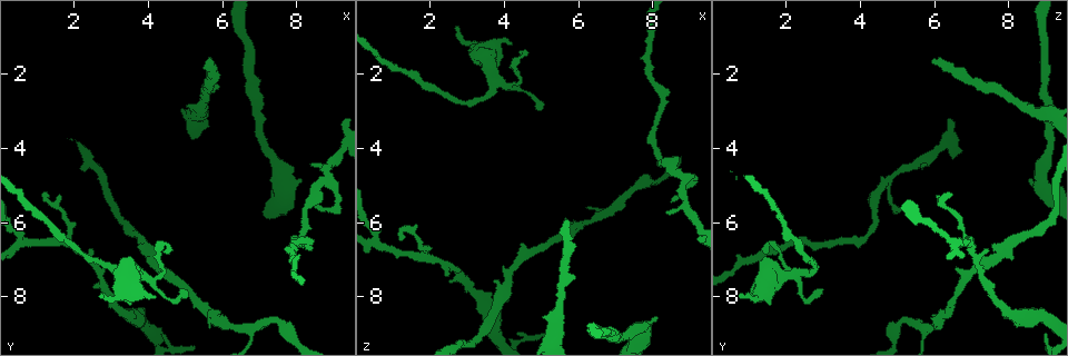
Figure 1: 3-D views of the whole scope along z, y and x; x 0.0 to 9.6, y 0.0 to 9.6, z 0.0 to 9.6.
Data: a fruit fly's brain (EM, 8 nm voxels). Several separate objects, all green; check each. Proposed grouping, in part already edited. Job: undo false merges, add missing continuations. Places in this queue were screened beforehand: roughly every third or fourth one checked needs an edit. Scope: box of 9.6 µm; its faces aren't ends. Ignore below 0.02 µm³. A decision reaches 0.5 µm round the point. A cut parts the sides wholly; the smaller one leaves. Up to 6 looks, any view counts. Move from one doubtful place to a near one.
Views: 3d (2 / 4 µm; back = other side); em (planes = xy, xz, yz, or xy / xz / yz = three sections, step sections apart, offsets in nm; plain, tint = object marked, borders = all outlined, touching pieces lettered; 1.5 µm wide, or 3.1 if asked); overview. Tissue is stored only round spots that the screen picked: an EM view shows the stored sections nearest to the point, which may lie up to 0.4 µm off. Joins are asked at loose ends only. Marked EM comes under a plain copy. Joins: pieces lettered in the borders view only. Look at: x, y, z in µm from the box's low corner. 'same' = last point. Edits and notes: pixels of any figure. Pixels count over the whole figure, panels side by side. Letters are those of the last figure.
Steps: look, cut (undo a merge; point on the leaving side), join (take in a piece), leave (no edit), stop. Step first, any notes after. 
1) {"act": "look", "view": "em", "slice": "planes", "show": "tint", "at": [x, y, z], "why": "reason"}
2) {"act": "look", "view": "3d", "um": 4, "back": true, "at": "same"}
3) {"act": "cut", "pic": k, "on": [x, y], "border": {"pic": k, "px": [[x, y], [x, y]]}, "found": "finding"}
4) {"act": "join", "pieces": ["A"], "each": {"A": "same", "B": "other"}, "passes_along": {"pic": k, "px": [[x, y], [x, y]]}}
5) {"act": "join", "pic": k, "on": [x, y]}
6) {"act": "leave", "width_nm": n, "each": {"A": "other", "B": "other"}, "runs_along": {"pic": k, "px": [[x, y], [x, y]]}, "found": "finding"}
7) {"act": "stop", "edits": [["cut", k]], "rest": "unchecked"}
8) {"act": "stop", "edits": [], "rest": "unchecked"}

{"act": "look", "view": "em", "slice": "yz", "step": 4, "show": "borders", "at": [4.95, 7.75, 3.00], "why": "tapers out"}

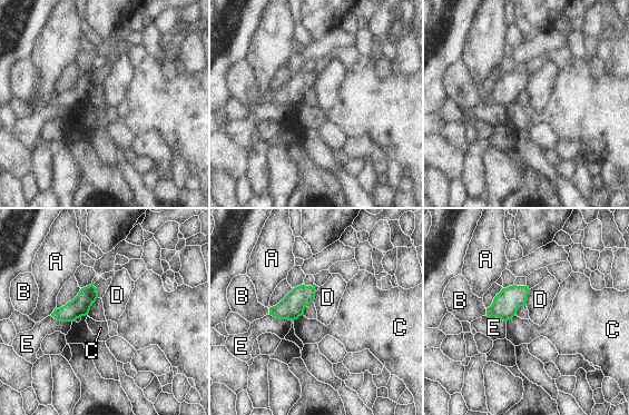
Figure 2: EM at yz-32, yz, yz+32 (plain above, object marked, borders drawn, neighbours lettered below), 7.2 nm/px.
{"act": "look", "view": "em", "slice": "planes", "show": "borders", "at": "same", "why": "cut it another way"}

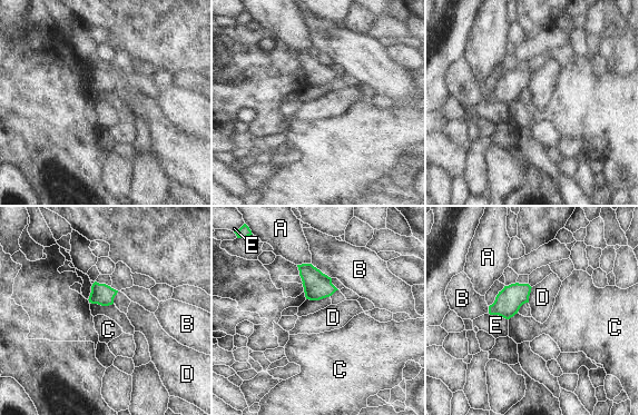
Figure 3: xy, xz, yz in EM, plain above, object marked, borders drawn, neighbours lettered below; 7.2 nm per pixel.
{"act": "leave", "width_nm": 160, "each": {"A": "other", "B": "other", "C": "other", "D": "other", "E": "other"}, "found": "none of them fits"}

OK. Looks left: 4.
{"act": "look", "view": "3d", "um": 2, "back": true, "at": [1.30, 5.15, 6.40], "why": "branch stops here"}

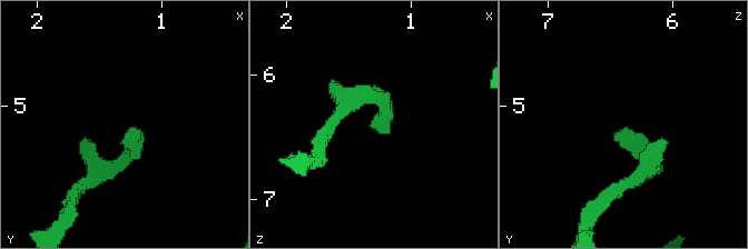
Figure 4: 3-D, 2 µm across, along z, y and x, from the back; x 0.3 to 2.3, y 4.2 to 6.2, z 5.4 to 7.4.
{"act": "look", "view": "em", "slice": "planes", "show": "tint", "at": [1.28, 5.20, 6.48], "why": "need the tissue"}

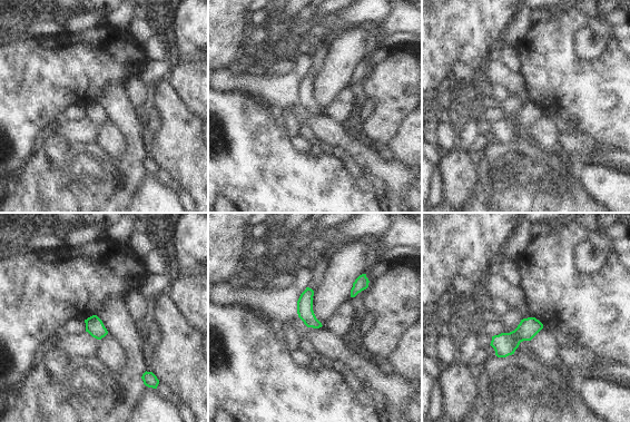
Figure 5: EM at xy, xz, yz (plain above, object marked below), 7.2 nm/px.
{"act": "look", "view": "em", "slice": "planes", "show": "borders", "at": "same", "why": "see the neighbours"}

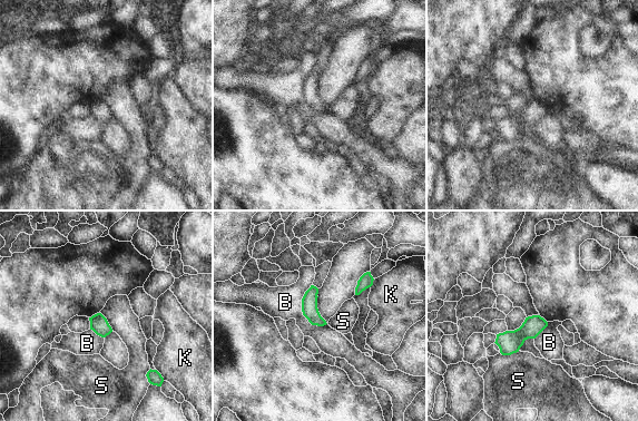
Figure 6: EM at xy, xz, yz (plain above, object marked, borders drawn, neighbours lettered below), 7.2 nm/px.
{"act": "leave", "each": {"B": "other", "K": "other", "S": "other"}, "border": {"pic": 6, "px": [[311, 284], [302, 314], [323, 326]]}, "found": "no lettered piece goes on from it"}

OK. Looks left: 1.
{"act": "stop", "edits": [], "rest": "unchecked"}

